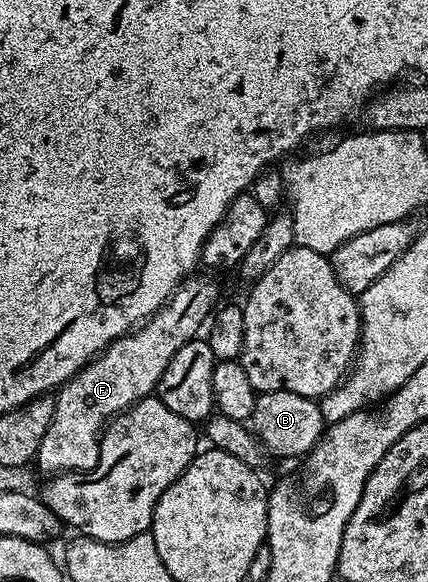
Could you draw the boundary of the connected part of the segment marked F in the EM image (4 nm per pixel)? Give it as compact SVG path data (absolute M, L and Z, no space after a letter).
M184 278L174 295L167 300L166 307L155 312L142 325L112 341L102 353L86 363L68 383L63 384L54 392L53 421L49 421L49 429L45 429L45 438L41 440L41 449L33 460L34 466L37 465L44 471L44 476L62 475L65 471L92 471L99 460L99 437L104 427L116 415L129 410L137 401L148 398L158 388L161 373L165 373L165 365L169 365L173 353L177 353L181 345L196 338L204 330L205 324L210 320L220 302L219 287L211 279L195 278Z

